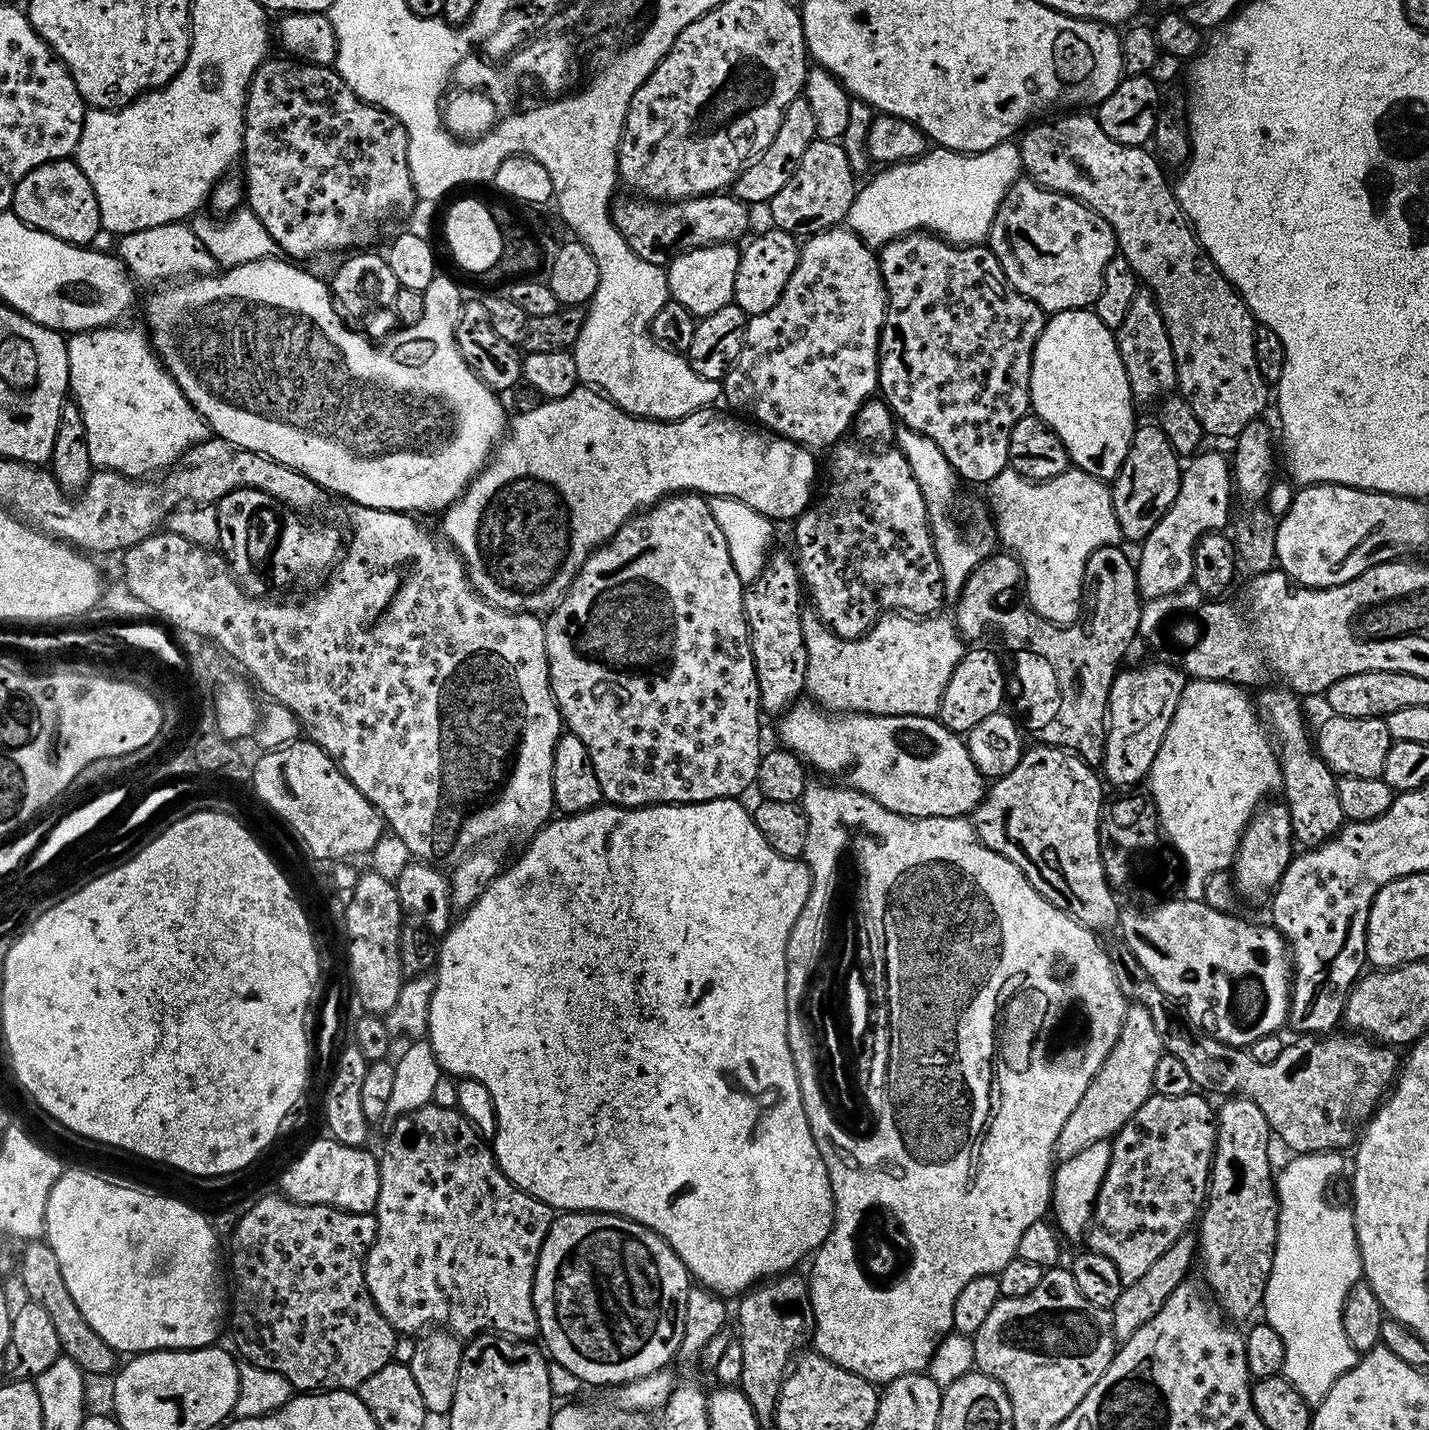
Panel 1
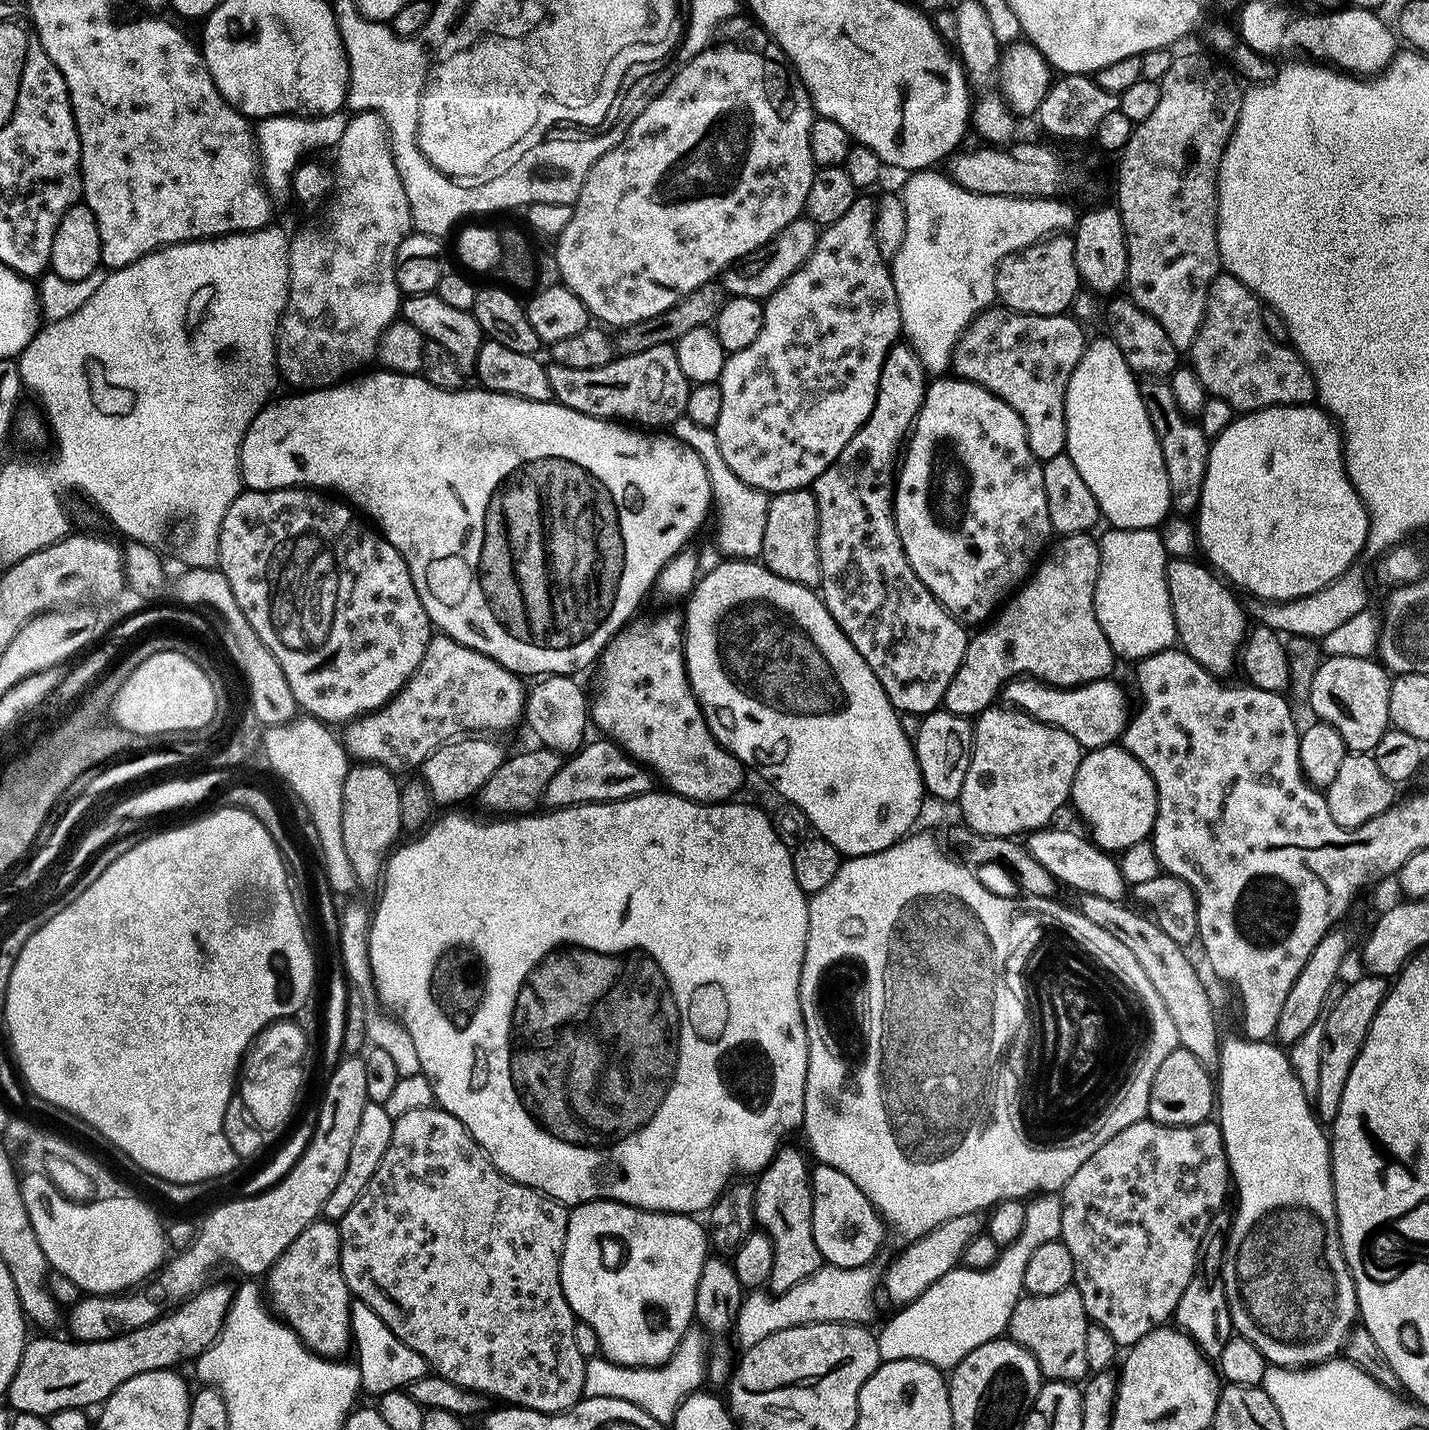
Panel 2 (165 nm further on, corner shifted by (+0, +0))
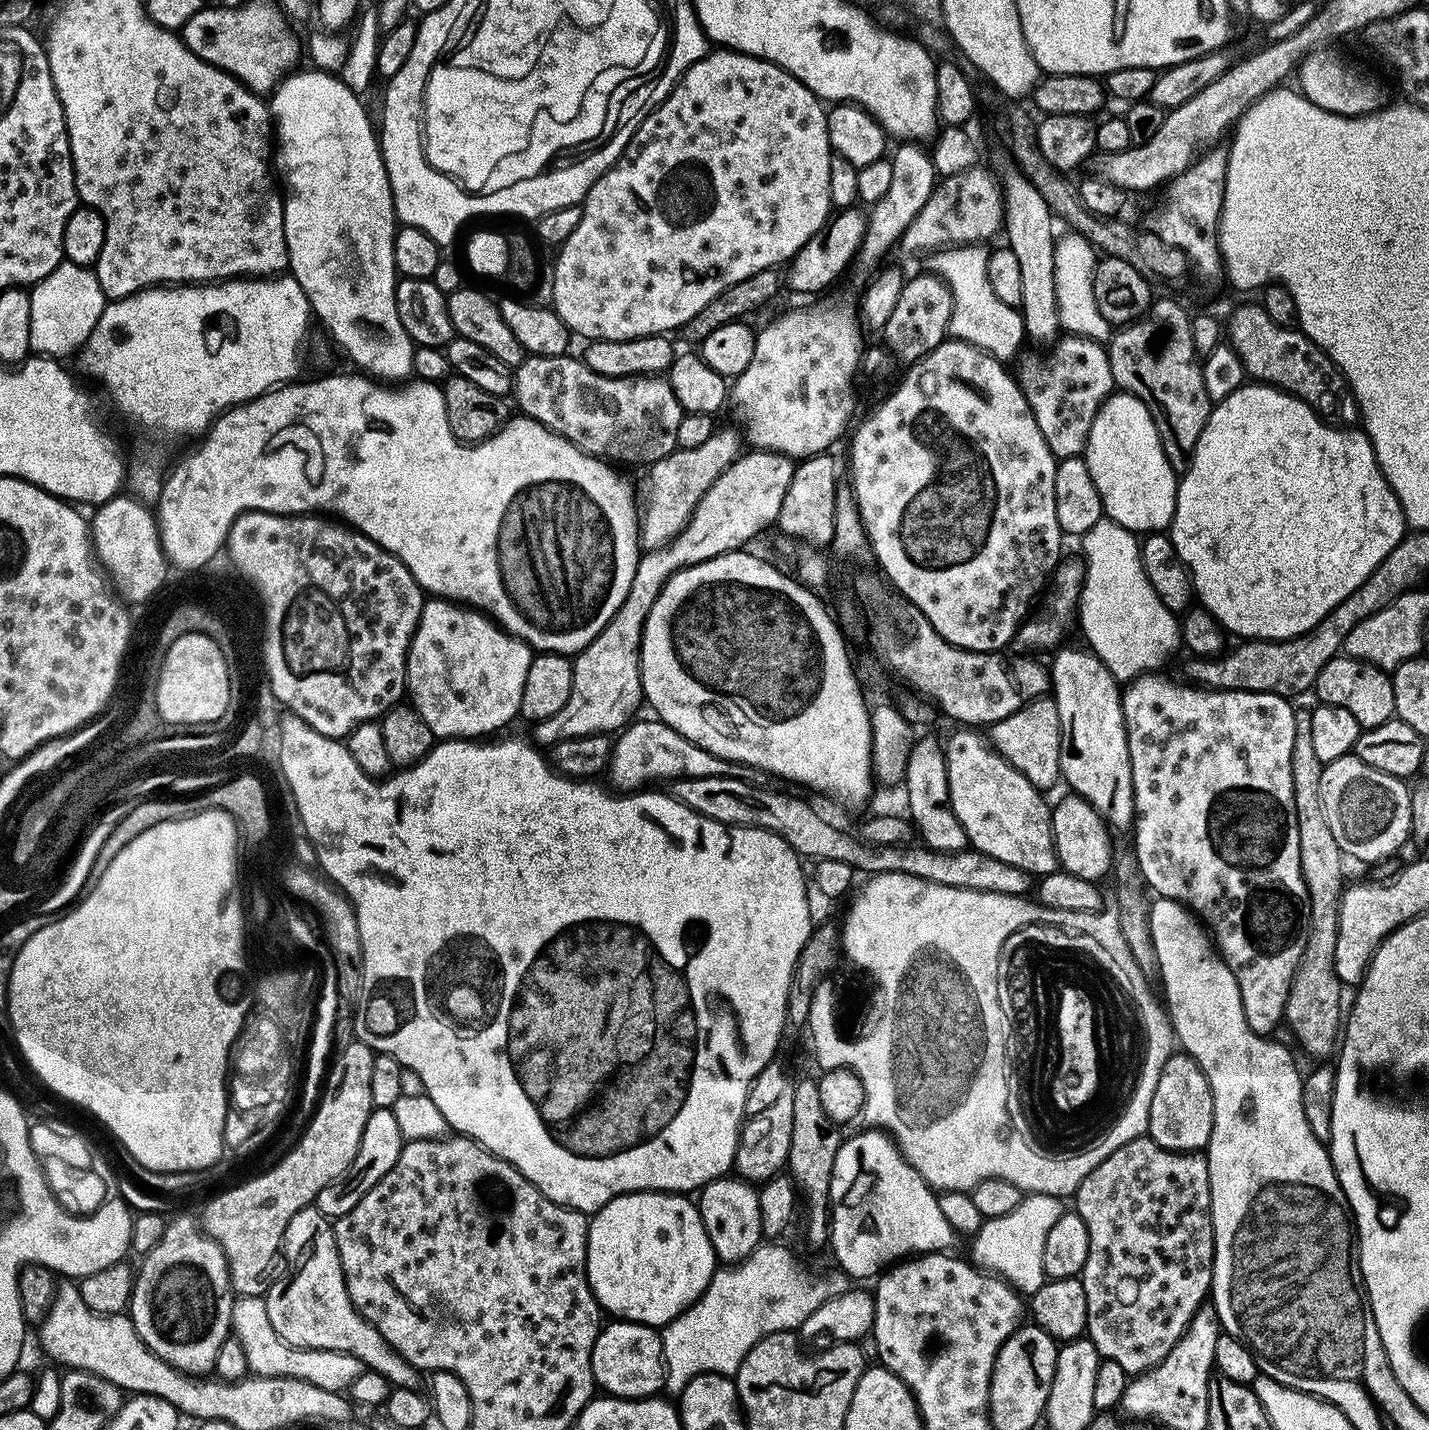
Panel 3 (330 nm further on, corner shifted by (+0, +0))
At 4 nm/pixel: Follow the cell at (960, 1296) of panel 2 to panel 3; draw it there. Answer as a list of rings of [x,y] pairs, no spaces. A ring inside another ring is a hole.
[[[1025,1195],[1022,1206],[1006,1218],[985,1220],[982,1230],[971,1241],[972,1256],[981,1269],[991,1270],[1021,1293],[1031,1294],[1048,1280],[1045,1267],[1046,1238],[1066,1213],[1065,1201],[1059,1196]]]

